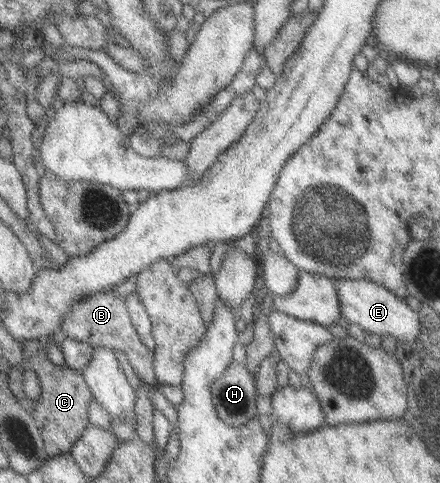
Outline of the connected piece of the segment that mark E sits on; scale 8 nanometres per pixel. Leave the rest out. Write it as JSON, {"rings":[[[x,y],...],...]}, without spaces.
{"rings":[[[333,279],[341,315],[351,325],[361,327],[368,335],[389,335],[397,341],[413,341],[420,334],[420,315],[405,299],[368,279]]]}

